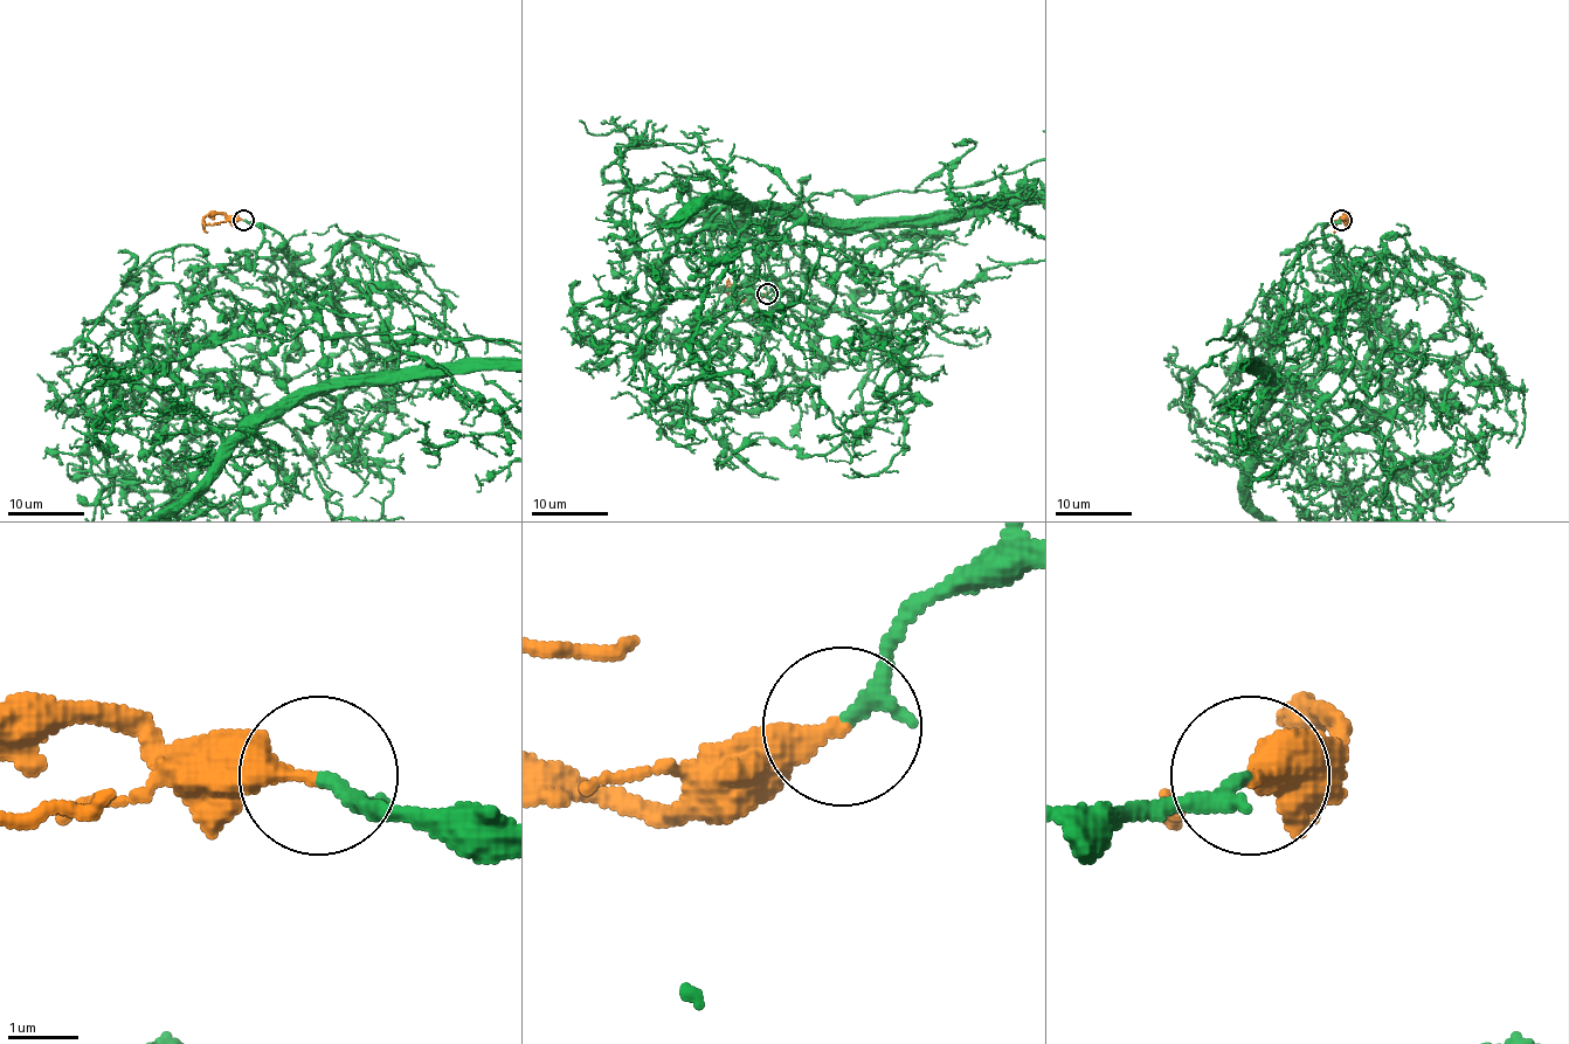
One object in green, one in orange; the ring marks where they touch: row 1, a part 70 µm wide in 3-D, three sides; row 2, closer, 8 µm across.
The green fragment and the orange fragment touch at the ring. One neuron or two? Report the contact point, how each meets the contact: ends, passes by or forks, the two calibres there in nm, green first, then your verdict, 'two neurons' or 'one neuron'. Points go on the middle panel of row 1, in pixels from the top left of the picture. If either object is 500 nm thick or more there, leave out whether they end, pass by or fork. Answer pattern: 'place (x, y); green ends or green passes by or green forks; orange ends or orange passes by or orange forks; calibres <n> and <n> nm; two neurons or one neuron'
place (767, 294); green ends; orange ends; calibres 240 and 320 nm; one neuron

